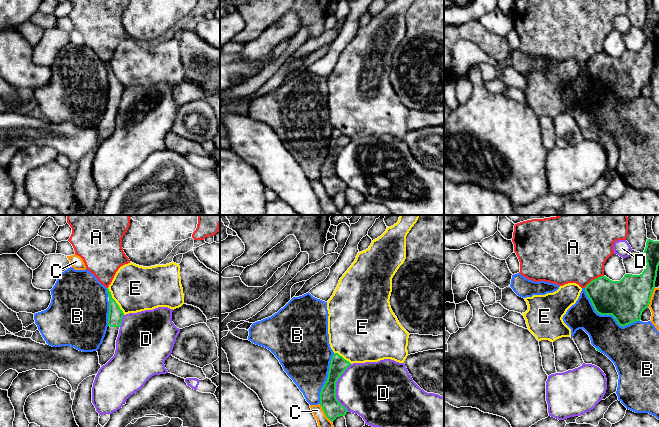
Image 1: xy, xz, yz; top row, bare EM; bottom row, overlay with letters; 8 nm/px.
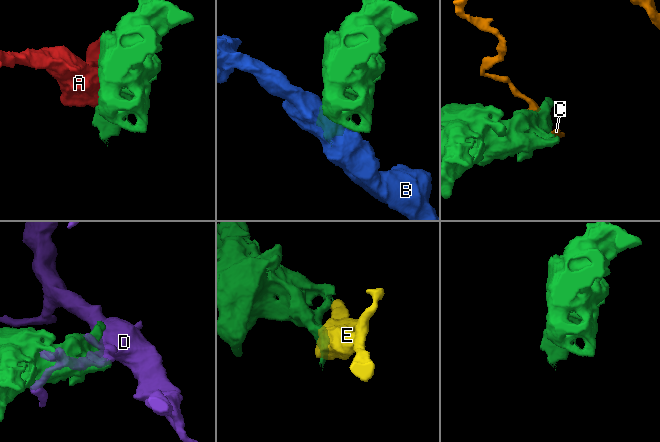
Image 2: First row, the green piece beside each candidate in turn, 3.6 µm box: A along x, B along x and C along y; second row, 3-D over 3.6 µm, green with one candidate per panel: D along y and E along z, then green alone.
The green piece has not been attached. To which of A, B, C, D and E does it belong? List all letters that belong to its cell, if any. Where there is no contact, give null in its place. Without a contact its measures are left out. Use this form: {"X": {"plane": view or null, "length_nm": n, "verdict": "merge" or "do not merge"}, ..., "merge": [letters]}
{"A": {"plane": "yz", "length_nm": 190, "verdict": "do not merge"}, "B": {"plane": "yz", "length_nm": 500, "verdict": "do not merge"}, "C": {"plane": "yz", "length_nm": 170, "verdict": "do not merge"}, "D": {"plane": "xz", "length_nm": 380, "verdict": "do not merge"}, "E": {"plane": "xy", "length_nm": 260, "verdict": "do not merge"}, "merge": []}

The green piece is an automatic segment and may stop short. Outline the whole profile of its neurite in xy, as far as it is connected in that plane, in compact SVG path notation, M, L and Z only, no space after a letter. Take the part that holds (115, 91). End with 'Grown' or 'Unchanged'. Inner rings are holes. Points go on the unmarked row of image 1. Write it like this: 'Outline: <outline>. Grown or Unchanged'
Outline: M107 64L109 77L108 103L102 120L97 126L99 132L99 140L101 143L105 141L115 130L116 116L119 110L119 105L124 92L119 81L112 74L111 68Z. Grown

